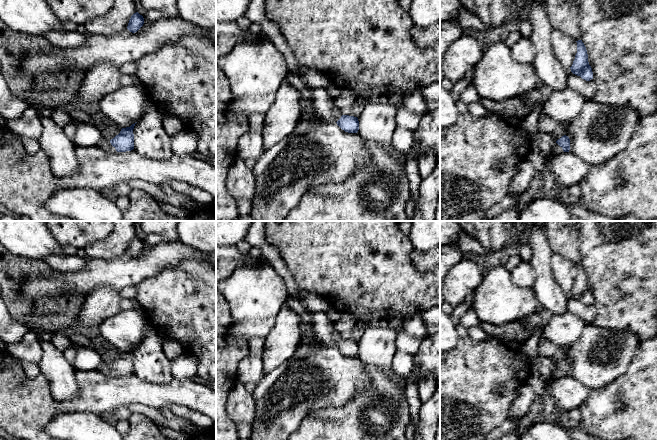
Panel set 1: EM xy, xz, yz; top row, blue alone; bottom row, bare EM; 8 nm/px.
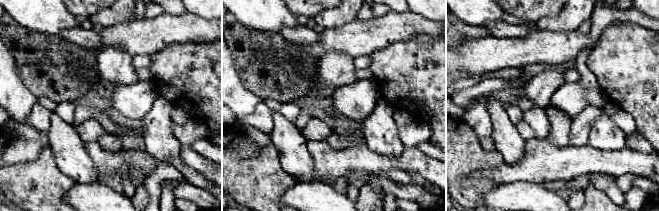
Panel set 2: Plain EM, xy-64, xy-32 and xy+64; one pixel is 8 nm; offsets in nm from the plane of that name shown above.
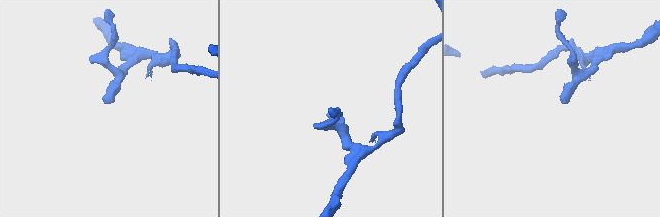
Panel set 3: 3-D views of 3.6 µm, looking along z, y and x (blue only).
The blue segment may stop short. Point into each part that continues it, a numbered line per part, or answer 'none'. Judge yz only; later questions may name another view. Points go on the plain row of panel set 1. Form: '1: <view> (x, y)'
1: yz (556, 373)

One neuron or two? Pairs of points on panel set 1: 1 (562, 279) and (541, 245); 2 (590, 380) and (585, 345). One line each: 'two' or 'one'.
1: two
2: one

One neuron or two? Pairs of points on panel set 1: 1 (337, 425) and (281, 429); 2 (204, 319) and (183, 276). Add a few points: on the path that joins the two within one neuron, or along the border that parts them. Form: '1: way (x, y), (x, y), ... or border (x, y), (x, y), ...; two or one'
1: border (314, 412), (310, 413), (296, 429); two
2: way (200, 308), (195, 302), (192, 287); one

